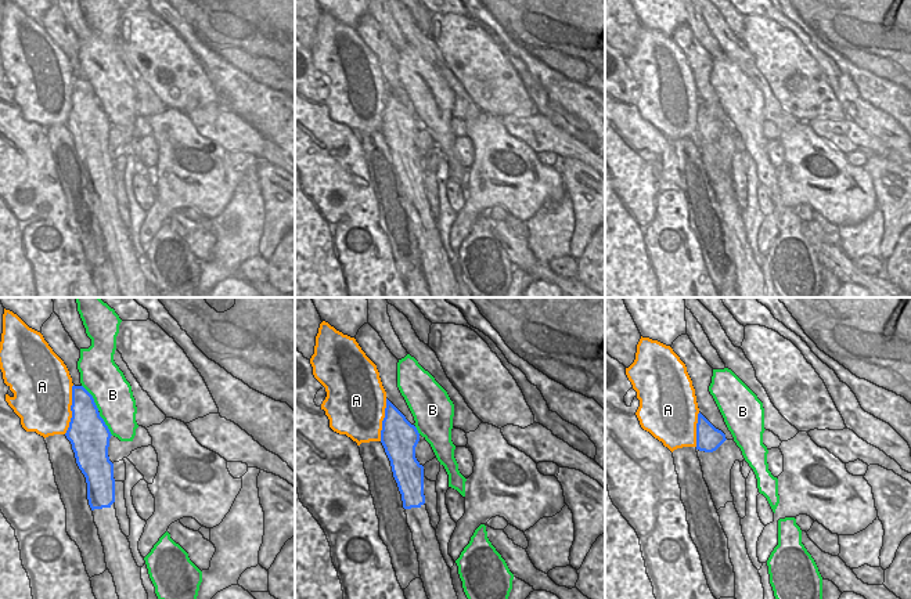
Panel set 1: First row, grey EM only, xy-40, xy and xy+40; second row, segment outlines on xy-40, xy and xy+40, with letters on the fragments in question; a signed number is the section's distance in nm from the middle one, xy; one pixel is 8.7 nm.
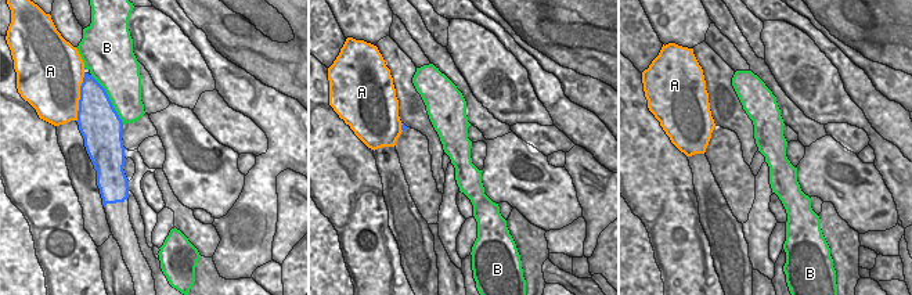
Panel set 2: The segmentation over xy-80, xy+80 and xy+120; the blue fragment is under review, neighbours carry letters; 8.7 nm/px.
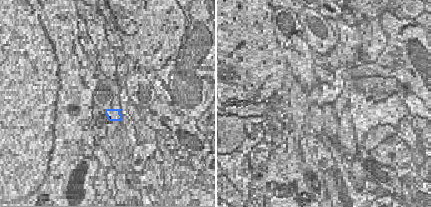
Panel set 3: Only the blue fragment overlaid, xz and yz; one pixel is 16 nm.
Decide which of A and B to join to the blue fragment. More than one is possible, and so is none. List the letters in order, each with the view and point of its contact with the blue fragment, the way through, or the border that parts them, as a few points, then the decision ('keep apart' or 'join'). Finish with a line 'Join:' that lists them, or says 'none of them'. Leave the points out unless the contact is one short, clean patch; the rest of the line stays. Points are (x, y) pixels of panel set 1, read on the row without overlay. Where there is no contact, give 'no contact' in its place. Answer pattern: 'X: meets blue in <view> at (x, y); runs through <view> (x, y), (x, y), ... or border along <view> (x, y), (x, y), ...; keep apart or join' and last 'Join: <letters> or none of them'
A: meets blue in xy-40 at (71, 100); keep apart
B: meets blue in xy-40 at (92, 87); keep apart
Join: none of them

